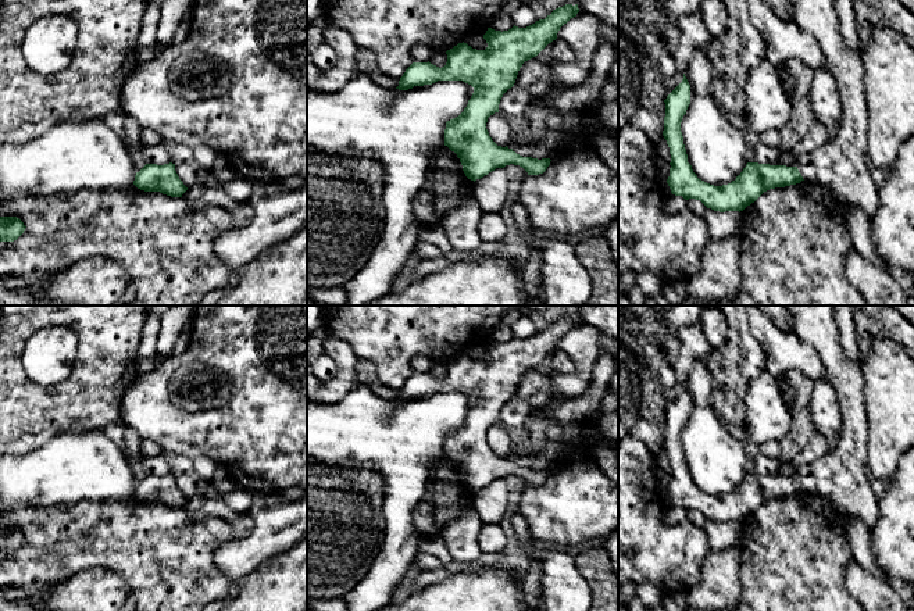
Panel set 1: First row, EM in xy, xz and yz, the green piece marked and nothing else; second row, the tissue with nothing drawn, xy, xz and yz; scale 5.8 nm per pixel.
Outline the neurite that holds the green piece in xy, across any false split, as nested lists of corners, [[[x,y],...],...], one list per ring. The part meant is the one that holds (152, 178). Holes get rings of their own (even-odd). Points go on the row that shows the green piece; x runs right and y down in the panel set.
[[[172,162],[164,165],[146,164],[136,172],[133,185],[144,192],[160,192],[171,197],[182,197],[188,190]]]

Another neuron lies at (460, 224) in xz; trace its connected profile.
[[[468,186],[463,200],[444,215],[440,224],[456,250],[472,251],[482,244],[478,224],[483,212],[472,194],[472,187]]]

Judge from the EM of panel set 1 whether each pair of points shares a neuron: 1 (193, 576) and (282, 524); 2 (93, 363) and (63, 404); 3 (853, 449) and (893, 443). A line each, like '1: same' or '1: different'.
1: different
2: same
3: different

